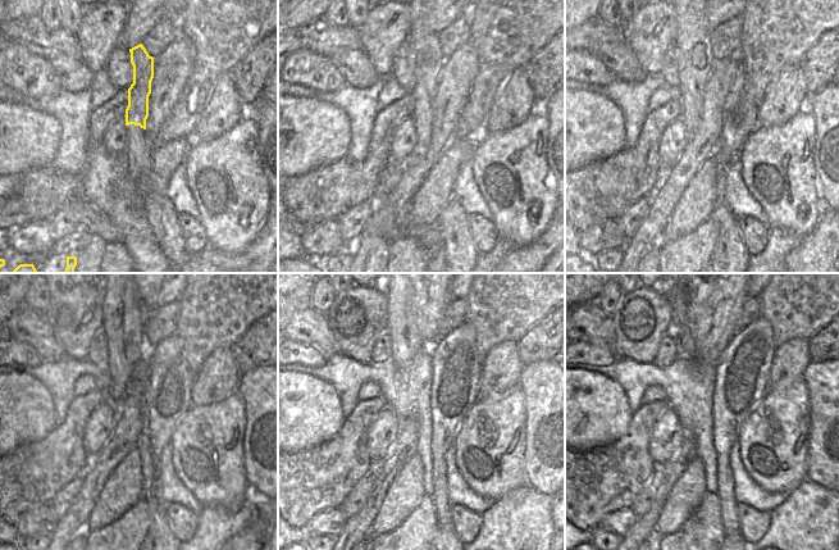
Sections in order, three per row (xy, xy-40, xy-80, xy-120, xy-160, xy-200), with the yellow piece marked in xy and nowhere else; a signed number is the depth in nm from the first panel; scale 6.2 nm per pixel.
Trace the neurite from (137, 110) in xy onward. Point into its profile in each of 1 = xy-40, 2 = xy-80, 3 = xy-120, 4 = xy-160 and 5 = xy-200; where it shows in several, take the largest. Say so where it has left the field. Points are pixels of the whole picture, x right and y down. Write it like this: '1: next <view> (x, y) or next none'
1: next xy-40 (429, 55)
2: next xy-80 (698, 149)
3: next xy-120 (130, 423)
4: next xy-160 (358, 527)
5: next xy-200 (641, 530)

